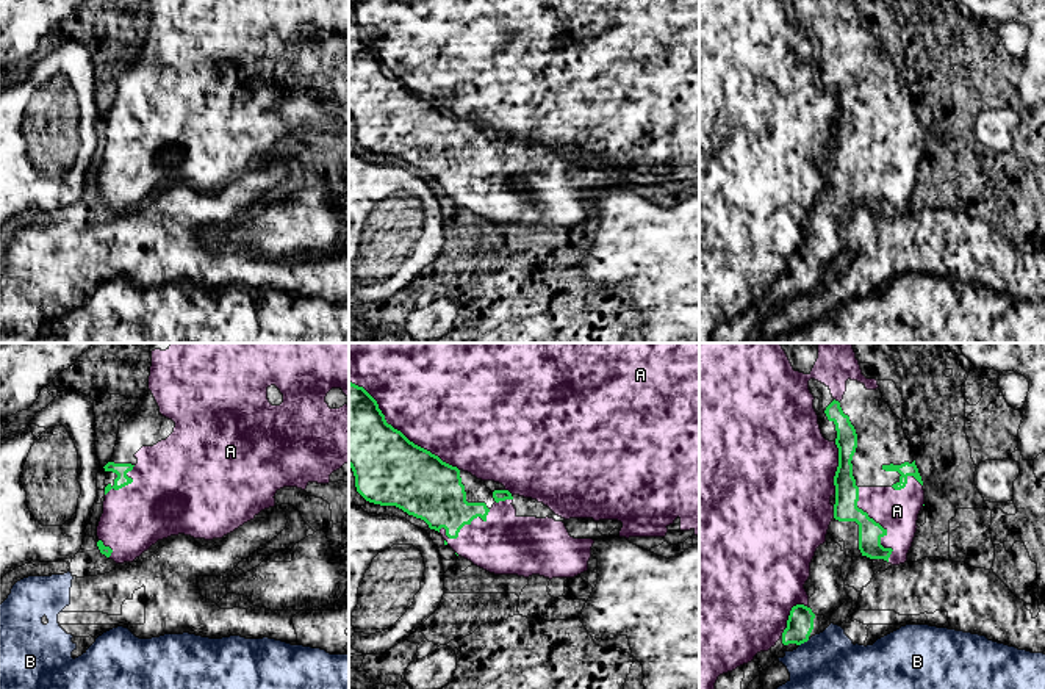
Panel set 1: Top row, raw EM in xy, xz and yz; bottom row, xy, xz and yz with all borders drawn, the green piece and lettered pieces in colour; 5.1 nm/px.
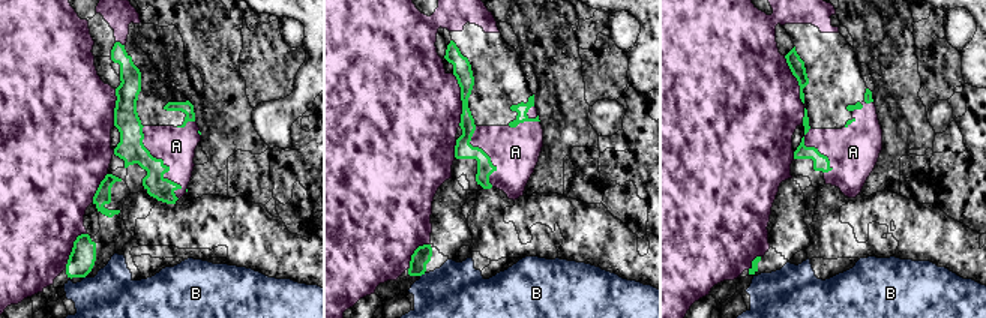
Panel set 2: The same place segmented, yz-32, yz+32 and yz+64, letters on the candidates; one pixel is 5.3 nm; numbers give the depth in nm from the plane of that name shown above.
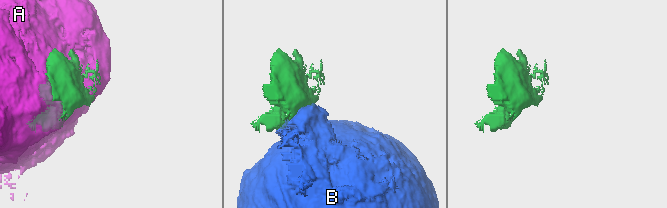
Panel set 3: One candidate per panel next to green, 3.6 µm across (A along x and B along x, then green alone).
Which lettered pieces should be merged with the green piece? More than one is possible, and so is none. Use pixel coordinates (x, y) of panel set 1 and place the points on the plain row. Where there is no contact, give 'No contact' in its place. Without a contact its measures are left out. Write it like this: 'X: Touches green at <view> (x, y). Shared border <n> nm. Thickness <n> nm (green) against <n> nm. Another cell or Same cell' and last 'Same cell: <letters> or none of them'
A: Touches green at xz (399, 80). Shared border 750 nm. Thickness 360 nm (green) against 500 nm. Same cell
B: Touches green at yz (804, 290). Shared border 70 nm. Thickness 140 nm (green) against 440 nm. Another cell
Same cell: A

